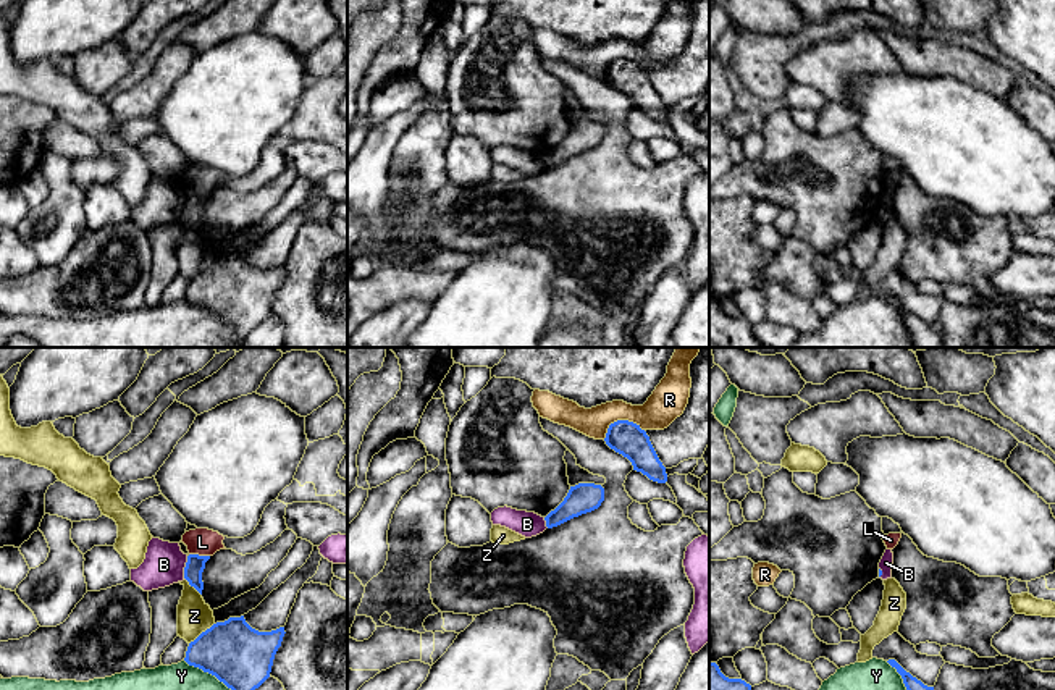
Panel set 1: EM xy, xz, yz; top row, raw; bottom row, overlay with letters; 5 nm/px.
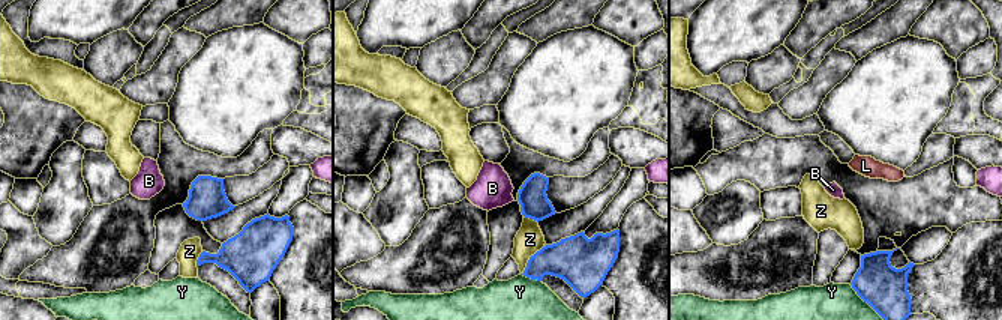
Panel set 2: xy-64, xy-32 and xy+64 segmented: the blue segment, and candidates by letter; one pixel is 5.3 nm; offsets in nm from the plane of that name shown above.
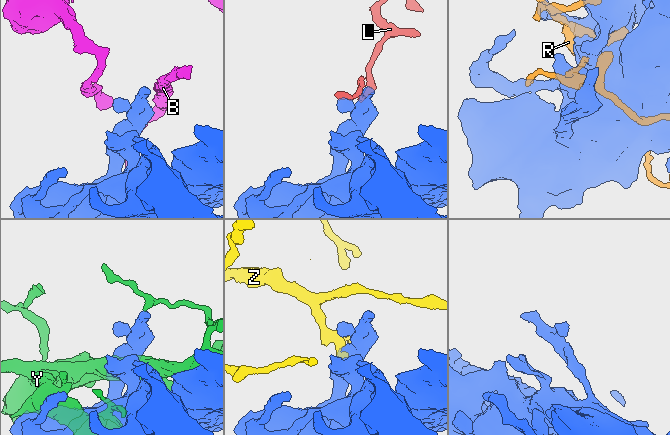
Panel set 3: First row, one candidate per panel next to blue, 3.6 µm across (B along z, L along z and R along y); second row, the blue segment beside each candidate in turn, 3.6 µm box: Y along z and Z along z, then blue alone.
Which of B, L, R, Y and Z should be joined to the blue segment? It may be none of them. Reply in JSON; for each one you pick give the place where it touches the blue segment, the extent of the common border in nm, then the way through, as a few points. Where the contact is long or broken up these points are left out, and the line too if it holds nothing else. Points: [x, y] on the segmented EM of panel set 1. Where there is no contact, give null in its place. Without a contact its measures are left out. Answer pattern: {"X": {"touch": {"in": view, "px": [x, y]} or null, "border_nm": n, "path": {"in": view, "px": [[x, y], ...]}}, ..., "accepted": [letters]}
{"accepted": []}

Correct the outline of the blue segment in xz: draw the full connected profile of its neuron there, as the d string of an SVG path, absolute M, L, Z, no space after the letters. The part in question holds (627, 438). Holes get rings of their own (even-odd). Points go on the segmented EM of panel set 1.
M617 420L609 425L604 441L611 449L627 457L633 470L641 472L653 482L667 482L666 467L640 425L628 420Z

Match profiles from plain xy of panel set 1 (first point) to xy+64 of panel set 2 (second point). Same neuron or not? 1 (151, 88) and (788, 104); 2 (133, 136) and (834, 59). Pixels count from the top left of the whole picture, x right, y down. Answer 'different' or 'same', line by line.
1: same
2: different

